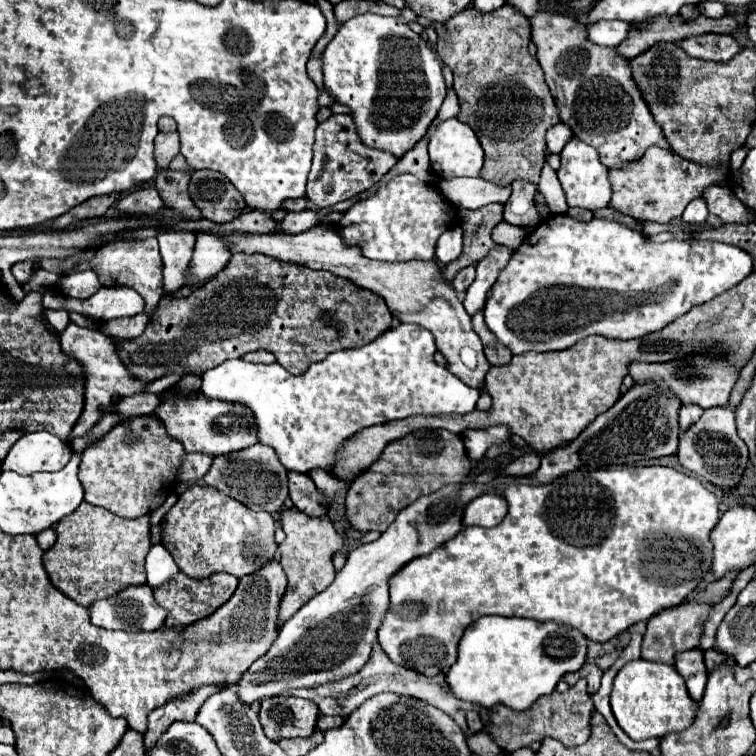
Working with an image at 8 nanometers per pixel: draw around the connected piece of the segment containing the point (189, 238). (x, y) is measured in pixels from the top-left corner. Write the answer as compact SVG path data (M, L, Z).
M164 230L158 234L163 261L163 284L166 293L175 292L186 284L186 268L194 249L192 232Z

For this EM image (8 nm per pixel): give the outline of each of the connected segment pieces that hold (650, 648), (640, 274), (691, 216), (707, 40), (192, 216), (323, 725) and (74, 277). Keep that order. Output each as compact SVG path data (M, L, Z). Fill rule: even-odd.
M736 574L726 576L724 580L710 582L708 588L704 592L700 592L694 600L686 600L686 602L670 608L670 610L662 610L656 616L652 616L648 620L648 630L646 630L644 642L642 642L642 658L644 660L652 660L652 662L674 664L674 654L676 652L684 652L684 650L698 648L698 638L700 638L700 632L702 632L702 624L704 624L704 620L708 616L708 608L724 598L724 594L732 586L734 576Z
M556 214L546 218L540 226L536 226L536 230L532 230L526 240L512 252L512 258L508 260L508 264L500 270L498 280L494 282L490 296L486 300L484 306L484 318L486 324L490 328L490 332L512 350L512 354L524 354L524 352L550 352L550 350L566 350L570 346L574 346L578 340L584 340L592 334L598 336L606 336L606 338L620 338L620 340L630 340L630 338L640 338L646 336L650 332L656 332L660 328L664 328L666 324L670 324L672 320L680 318L682 314L686 314L690 308L704 304L708 300L712 300L714 296L730 290L732 286L736 286L738 282L742 282L748 272L752 272L752 258L750 254L738 250L736 246L724 244L724 242L710 242L710 240L668 240L664 244L654 244L650 238L646 238L642 232L634 232L618 222L610 222L610 220L598 220L592 218L590 222L578 222L566 214Z
M696 198L686 206L680 220L686 224L702 224L706 220L706 216L708 216L708 208L706 208L704 198Z
M698 34L684 38L680 46L692 58L704 58L712 62L728 62L744 50L730 34Z
M160 170L154 178L154 186L160 192L160 198L164 200L166 208L176 210L180 216L188 220L200 220L202 212L194 206L194 202L188 196L188 182L188 174L174 170Z
M320 716L316 728L320 732L326 732L326 730L332 730L332 728L340 728L342 724L344 724L344 718L340 718L340 716Z
M72 270L70 274L64 274L52 290L72 298L88 298L92 296L92 292L98 292L98 288L100 288L100 282L94 270L84 270L84 272Z

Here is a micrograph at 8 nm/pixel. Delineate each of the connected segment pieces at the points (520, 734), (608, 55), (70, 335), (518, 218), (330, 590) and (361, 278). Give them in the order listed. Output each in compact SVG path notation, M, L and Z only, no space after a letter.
M578 680L576 686L572 686L568 692L552 692L548 696L540 696L536 704L532 704L530 710L516 712L508 706L498 704L490 710L490 724L488 734L500 744L502 750L514 752L518 748L530 746L532 742L542 742L544 738L556 738L564 746L580 746L590 738L590 716L594 712L592 696L586 692L584 680Z
M536 12L530 24L532 24L532 40L538 48L536 56L538 56L538 62L540 62L542 70L544 70L546 84L550 86L554 102L560 108L560 120L572 128L576 138L580 138L582 142L598 148L600 160L608 168L618 168L624 162L638 160L646 152L648 146L656 144L656 146L666 146L668 148L668 142L666 142L660 126L654 124L652 114L650 114L648 106L644 104L636 84L632 84L630 66L628 66L626 58L616 56L614 48L602 48L602 46L592 44L586 38L584 24L570 18L570 16Z
M70 322L68 328L58 338L60 338L62 352L68 358L78 360L82 364L82 370L84 370L84 410L82 410L80 420L76 422L76 428L72 430L72 438L84 436L94 428L94 424L108 412L112 396L124 398L124 396L134 396L134 394L146 392L150 382L142 382L128 372L128 368L120 362L120 356L116 352L114 342L106 334L90 330L90 328L80 328L80 326Z
M516 180L510 200L504 204L504 220L514 226L536 226L540 216L534 206L536 186L526 180Z
M496 484L444 486L404 508L378 540L356 546L346 556L346 564L336 574L334 582L304 604L278 630L278 638L270 650L234 684L240 702L250 706L266 696L288 694L294 688L318 688L356 674L368 662L376 642L376 632L390 606L390 578L416 556L426 556L454 538L462 530L462 512L466 504L490 486Z
M314 226L302 234L232 234L232 236L224 236L228 240L228 246L234 252L260 252L260 254L268 254L274 256L278 260L288 260L288 262L296 262L296 264L308 264L308 268L312 270L328 270L336 276L348 278L352 280L356 286L366 288L374 294L378 294L380 298L384 298L386 306L390 308L390 314L394 318L398 318L404 324L418 324L422 328L428 328L434 338L436 338L436 346L438 350L444 354L444 358L448 360L448 370L458 376L464 384L480 388L484 386L484 376L490 368L484 352L482 352L482 342L478 338L478 334L472 328L472 318L468 316L468 312L464 310L462 302L456 298L456 290L454 286L442 276L442 268L436 260L412 260L412 262L378 262L378 260L370 260L362 254L360 246L350 246L344 244L344 238L330 226Z

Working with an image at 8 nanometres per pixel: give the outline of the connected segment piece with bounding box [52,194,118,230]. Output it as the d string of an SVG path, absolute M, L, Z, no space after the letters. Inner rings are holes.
M112 194L112 196L100 196L100 198L90 198L74 208L70 208L66 214L62 214L60 218L52 220L52 228L54 230L64 230L76 222L82 222L82 220L88 220L88 218L98 218L98 216L104 216L112 206L114 202L118 200L118 194Z

